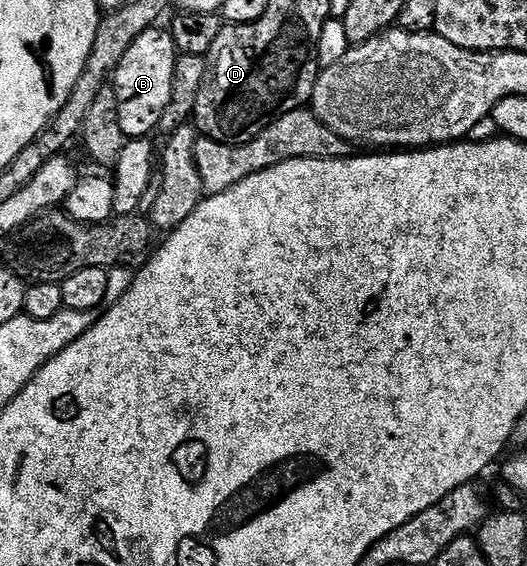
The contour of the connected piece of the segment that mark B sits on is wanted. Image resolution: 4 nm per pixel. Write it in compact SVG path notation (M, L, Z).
M152 28L141 32L129 52L121 56L121 64L113 75L113 85L117 92L117 113L121 115L121 132L128 140L154 135L161 124L161 116L173 96L173 68L177 51L170 29Z

